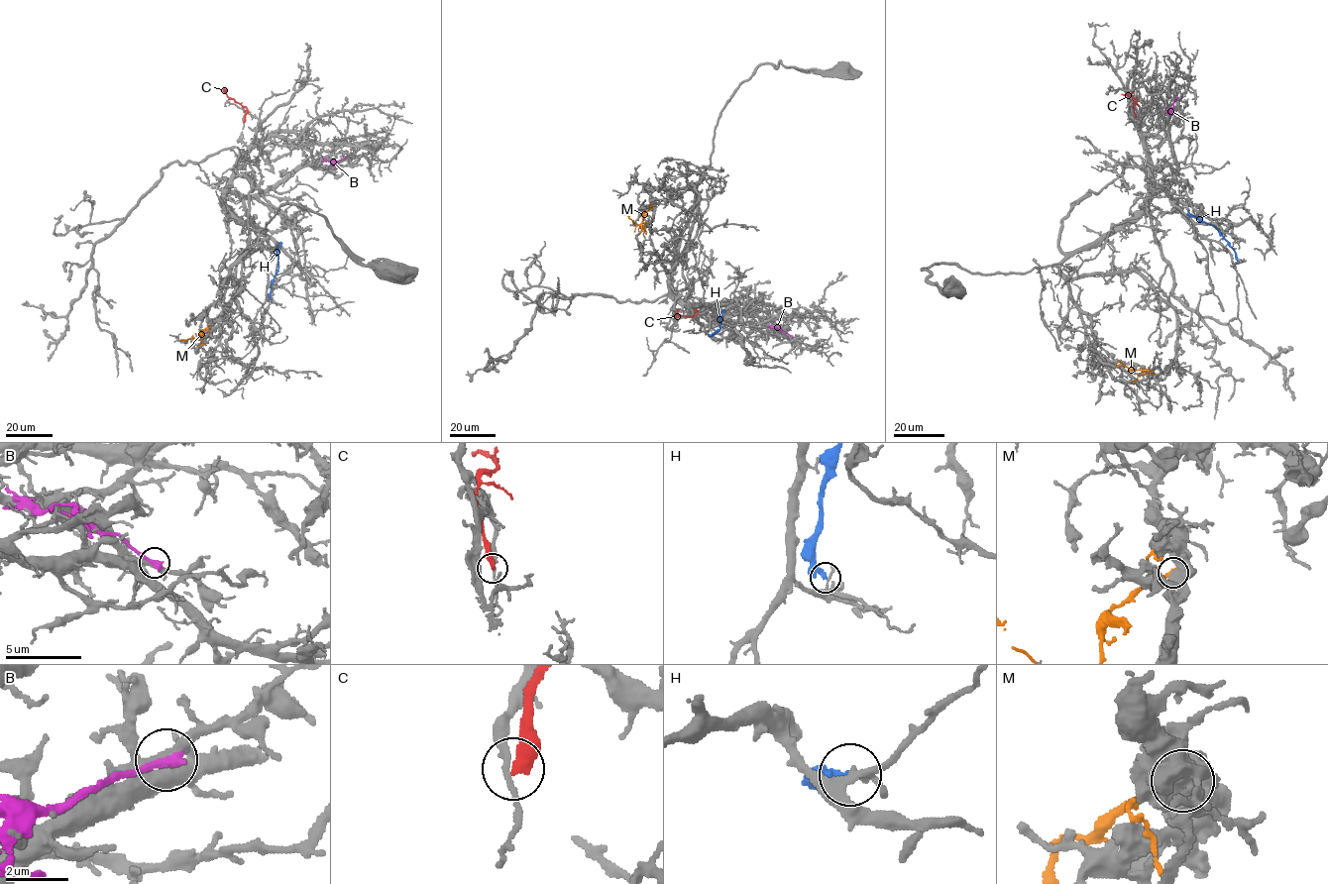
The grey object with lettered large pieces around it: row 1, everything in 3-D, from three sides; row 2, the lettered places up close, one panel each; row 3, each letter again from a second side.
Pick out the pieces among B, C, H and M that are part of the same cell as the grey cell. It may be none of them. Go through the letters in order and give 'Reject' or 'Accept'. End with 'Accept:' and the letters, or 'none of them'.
B: Reject
C: Reject
H: Reject
M: Reject
Accept: none of them

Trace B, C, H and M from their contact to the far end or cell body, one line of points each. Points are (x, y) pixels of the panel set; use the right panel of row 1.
B: (1176, 98), (1170, 112), (1164, 110)
C: (1136, 117), (1133, 103), (1136, 99), (1132, 95), (1121, 94)
H: (1238, 261), (1236, 252), (1219, 231), (1186, 213)
M: (1119, 361), (1129, 369), (1143, 372), (1132, 383)

